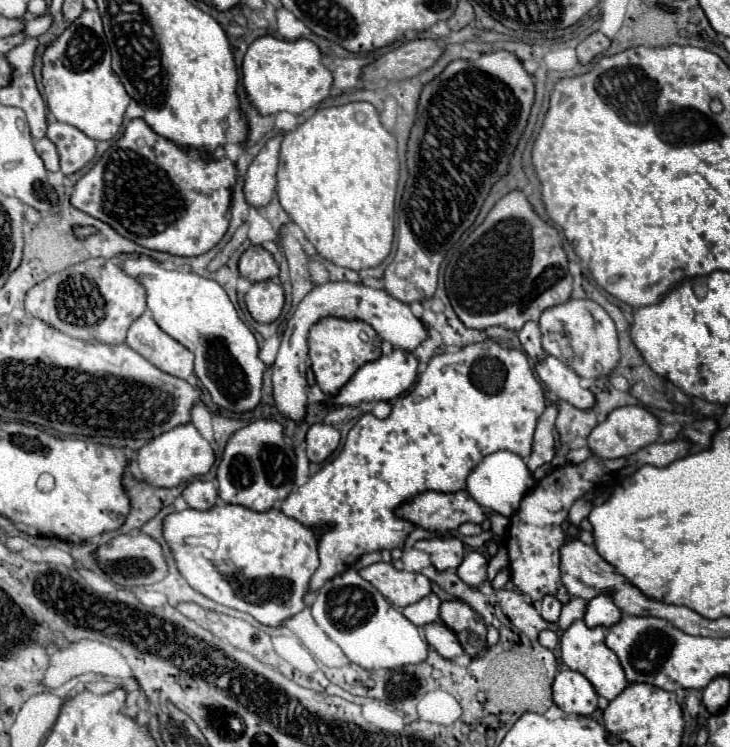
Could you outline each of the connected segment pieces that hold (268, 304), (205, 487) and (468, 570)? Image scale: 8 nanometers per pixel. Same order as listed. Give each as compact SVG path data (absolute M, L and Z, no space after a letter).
M277 280L255 282L247 292L245 302L247 302L247 310L257 322L273 322L279 318L285 304L283 288Z
M193 480L185 492L183 498L187 500L187 504L193 510L205 510L205 508L213 508L213 504L219 502L219 492L215 488L213 482L207 480Z
M471 552L465 556L461 566L457 568L457 576L469 586L479 588L487 580L487 560L479 552Z

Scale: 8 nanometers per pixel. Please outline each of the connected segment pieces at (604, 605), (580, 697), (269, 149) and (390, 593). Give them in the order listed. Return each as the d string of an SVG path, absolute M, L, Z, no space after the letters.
M597 596L587 604L587 612L585 612L585 624L589 628L595 626L613 626L617 620L621 618L621 610L613 604L613 600L609 596Z
M563 670L553 682L553 700L567 714L589 716L597 708L597 692L589 680L573 670Z
M283 134L273 136L263 150L255 156L253 164L249 166L245 174L245 198L247 204L259 208L267 206L271 202L273 190L275 190L275 174L277 174L277 164L279 164L279 148L281 148Z
M377 562L359 572L371 582L393 606L405 608L431 594L431 582L423 574L395 570L393 564Z

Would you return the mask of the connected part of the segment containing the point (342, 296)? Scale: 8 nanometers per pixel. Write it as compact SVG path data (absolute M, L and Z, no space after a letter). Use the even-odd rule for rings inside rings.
M327 282L327 284L315 286L313 292L309 292L309 296L305 296L305 300L301 300L295 314L289 318L287 328L283 332L283 342L281 342L277 360L271 366L275 406L277 406L279 414L293 424L301 424L307 414L307 368L309 368L307 332L317 320L321 320L325 316L367 322L383 340L387 340L395 348L401 348L407 352L415 350L427 338L427 330L425 330L423 322L413 316L409 304L395 300L385 290L375 290L375 288L369 288L363 284L353 284L353 282Z

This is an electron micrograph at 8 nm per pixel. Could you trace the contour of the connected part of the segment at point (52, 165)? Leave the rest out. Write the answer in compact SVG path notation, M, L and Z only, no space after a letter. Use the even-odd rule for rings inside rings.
M41 138L35 142L37 154L41 156L41 160L45 162L45 168L49 172L57 172L59 170L59 156L57 156L57 148L49 138Z

